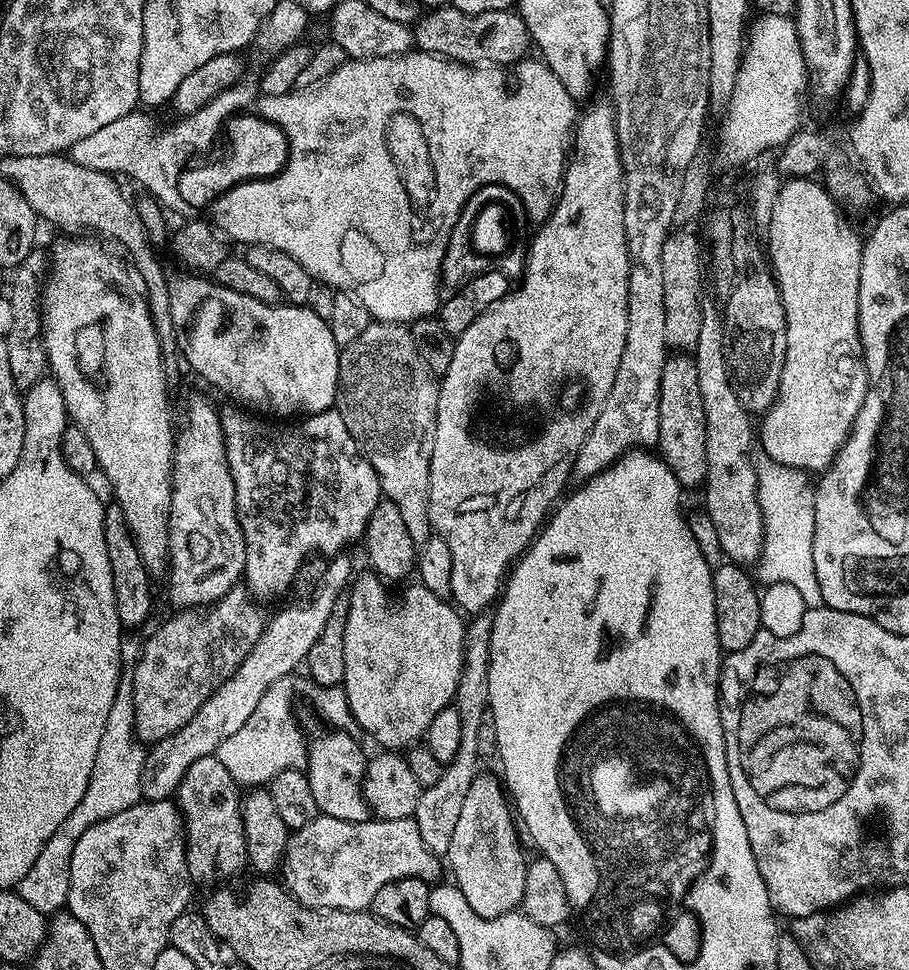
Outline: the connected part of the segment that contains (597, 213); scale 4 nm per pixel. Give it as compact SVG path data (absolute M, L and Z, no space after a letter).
M611 103L592 104L585 112L583 109L579 113L574 129L574 151L565 167L562 187L557 195L552 214L535 231L536 237L533 235L527 245L526 263L522 279L519 281L520 289L517 292L509 291L498 302L489 304L481 311L478 318L474 318L474 322L470 322L470 326L466 326L461 336L455 337L454 358L450 358L450 366L438 384L440 393L436 411L436 437L434 454L430 458L430 522L433 533L444 539L446 546L450 546L451 599L456 600L458 607L465 608L460 610L468 614L487 613L497 603L514 561L535 540L546 517L553 511L554 505L561 499L565 489L569 487L572 464L576 460L582 442L594 426L596 415L600 413L610 394L610 386L614 386L614 374L618 374L618 362L622 362L622 350L626 346L628 279L632 263L628 261L624 171L616 137L616 114L612 111Z

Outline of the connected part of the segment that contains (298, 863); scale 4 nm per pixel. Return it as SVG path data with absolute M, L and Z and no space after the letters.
M317 815L306 826L295 829L288 837L288 845L282 857L283 883L291 899L305 908L333 908L362 912L371 909L374 894L398 878L417 876L419 880L436 882L441 879L437 853L431 852L422 842L415 819L378 820L369 818L362 822L346 822L338 818Z

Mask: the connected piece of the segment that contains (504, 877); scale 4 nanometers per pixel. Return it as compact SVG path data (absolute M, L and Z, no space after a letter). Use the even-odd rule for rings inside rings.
M478 774L470 786L470 791L466 793L466 802L462 802L462 815L454 825L454 838L448 847L446 859L452 867L451 879L456 887L462 890L462 894L466 894L466 902L470 902L472 909L482 918L494 918L507 912L514 912L523 905L528 864L526 859L524 860L523 850L520 849L516 828L518 832L518 824L514 819L514 812L503 783L497 777L495 780L492 776Z

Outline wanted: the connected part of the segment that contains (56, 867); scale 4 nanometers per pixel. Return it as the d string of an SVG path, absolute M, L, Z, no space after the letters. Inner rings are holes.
M128 634L120 642L120 685L114 698L114 706L110 706L110 714L106 714L106 726L102 730L102 738L98 742L98 754L94 758L94 770L88 779L86 794L82 794L82 802L70 810L70 818L50 834L50 842L42 846L42 854L34 858L34 866L22 878L18 891L34 910L45 914L55 914L67 905L70 890L70 858L74 854L74 846L90 826L110 818L114 814L122 814L130 806L141 803L140 779L144 769L146 748L137 741L136 723L134 722L134 666L140 660L139 635Z

